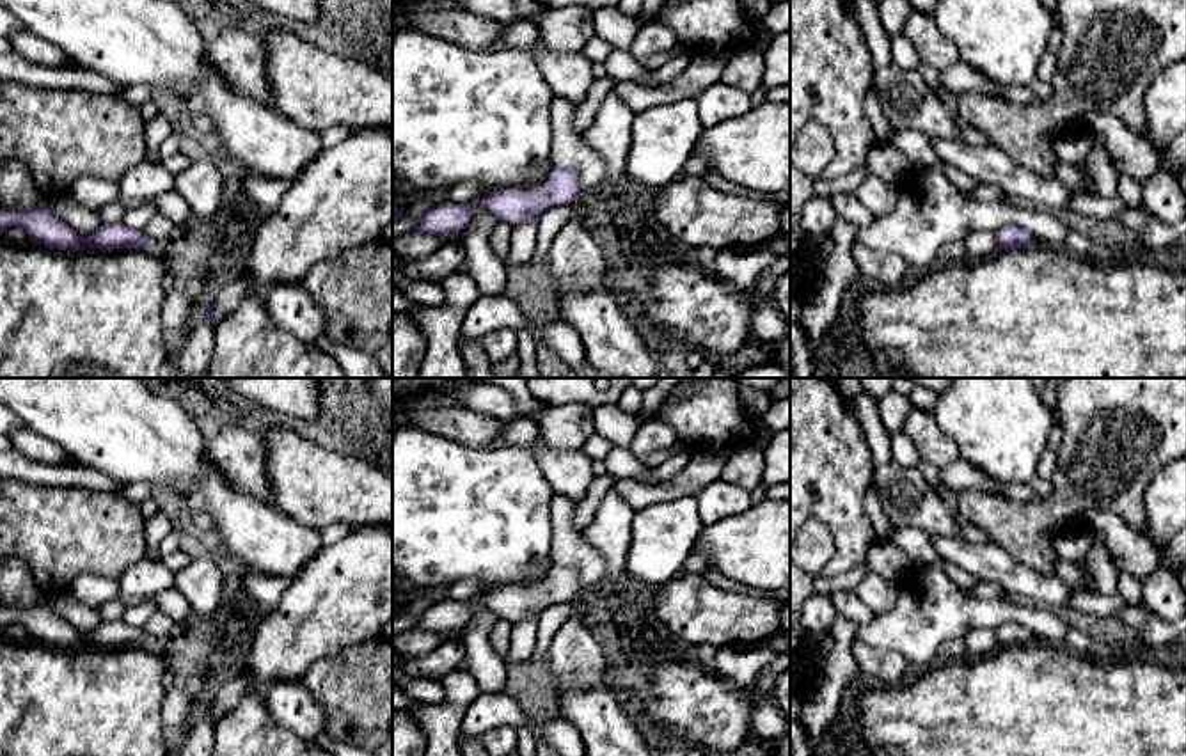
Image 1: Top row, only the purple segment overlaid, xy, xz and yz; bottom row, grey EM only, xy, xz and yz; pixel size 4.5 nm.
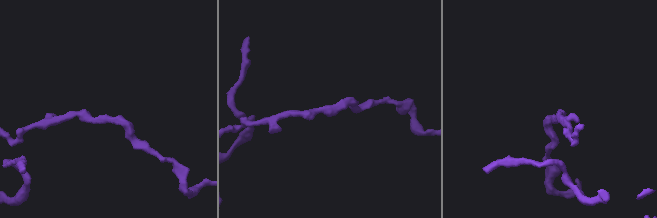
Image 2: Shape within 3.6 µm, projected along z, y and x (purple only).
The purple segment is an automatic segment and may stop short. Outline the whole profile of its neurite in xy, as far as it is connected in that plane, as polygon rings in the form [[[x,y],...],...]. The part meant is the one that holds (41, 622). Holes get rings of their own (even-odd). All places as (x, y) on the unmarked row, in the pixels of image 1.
[[[48,598],[28,609],[0,605],[0,630],[7,625],[21,625],[32,641],[66,650],[85,646],[112,650],[151,642],[142,628],[130,626],[123,619],[99,623],[96,630],[82,634],[50,607]]]

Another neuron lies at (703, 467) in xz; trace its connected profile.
[[[712,451],[692,453],[687,467],[673,481],[644,484],[627,479],[616,481],[614,486],[636,511],[680,497],[698,497],[705,486],[721,477],[726,456]]]

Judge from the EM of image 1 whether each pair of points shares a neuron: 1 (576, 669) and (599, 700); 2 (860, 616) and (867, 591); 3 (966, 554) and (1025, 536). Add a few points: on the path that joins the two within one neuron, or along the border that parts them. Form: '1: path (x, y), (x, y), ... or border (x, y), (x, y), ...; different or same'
1: border (602, 678), (588, 687), (560, 691), (551, 700); different
2: border (854, 591), (874, 613); different
3: border (989, 542), (1004, 547), (1034, 568); different

